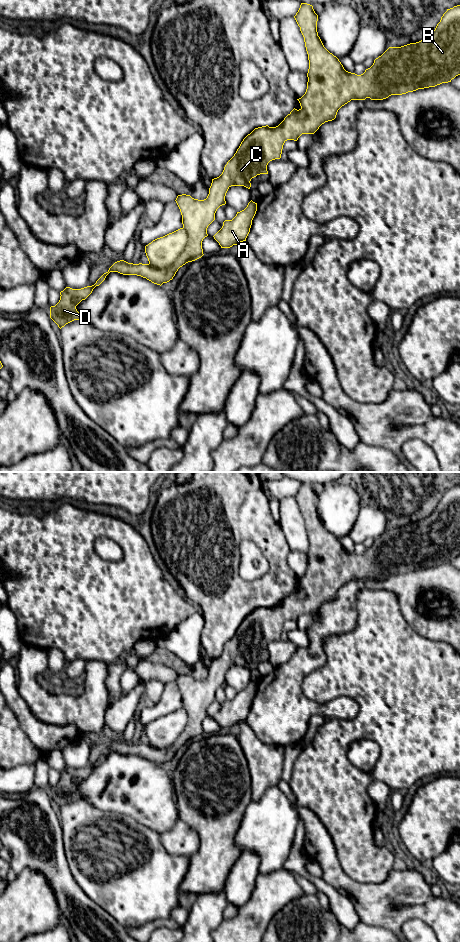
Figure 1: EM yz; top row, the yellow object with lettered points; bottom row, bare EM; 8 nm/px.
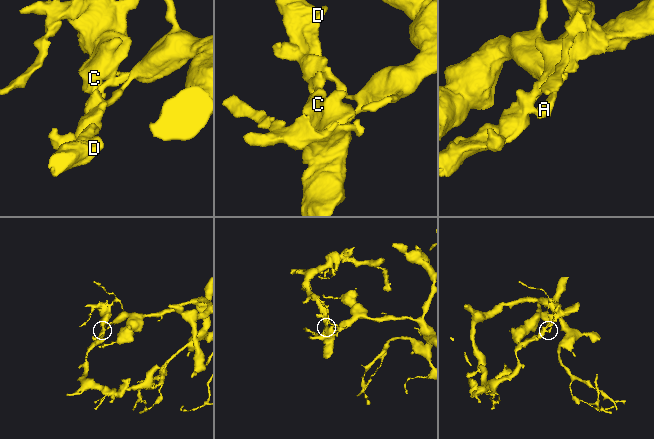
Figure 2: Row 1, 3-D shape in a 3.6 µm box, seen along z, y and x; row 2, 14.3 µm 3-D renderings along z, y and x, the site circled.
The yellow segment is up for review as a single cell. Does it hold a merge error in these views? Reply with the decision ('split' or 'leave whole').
split

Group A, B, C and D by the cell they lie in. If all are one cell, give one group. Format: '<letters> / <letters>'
A / B C D

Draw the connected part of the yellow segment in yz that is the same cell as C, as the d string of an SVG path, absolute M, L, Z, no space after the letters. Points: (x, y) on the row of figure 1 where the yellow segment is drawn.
M301 3L294 18L304 37L309 60L307 89L305 94L297 99L301 108L299 110L294 108L276 127L266 125L255 128L248 134L234 156L225 165L222 174L212 179L206 199L198 200L186 194L177 196L175 201L182 215L182 224L188 234L188 242L171 266L157 269L149 264L133 264L120 260L115 262L94 285L81 289L66 287L60 292L59 302L50 307L50 318L60 329L74 320L84 319L76 306L85 300L110 272L141 276L161 286L172 280L180 267L201 258L204 255L202 241L208 236L207 228L215 220L217 209L226 204L225 196L228 189L231 186L244 186L250 189L251 179L260 174L268 174L268 163L281 158L283 145L287 140L297 141L302 134L314 134L322 124L334 120L338 110L351 100L365 100L366 98L383 100L391 95L402 95L448 83L460 75L460 5L447 9L435 30L425 39L401 47L389 47L361 75L346 71L339 59L324 47L317 32L318 15L312 5Z

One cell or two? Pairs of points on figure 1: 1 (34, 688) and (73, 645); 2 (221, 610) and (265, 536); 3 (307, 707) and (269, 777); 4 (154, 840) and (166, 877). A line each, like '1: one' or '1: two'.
1: two
2: one
3: two
4: one

